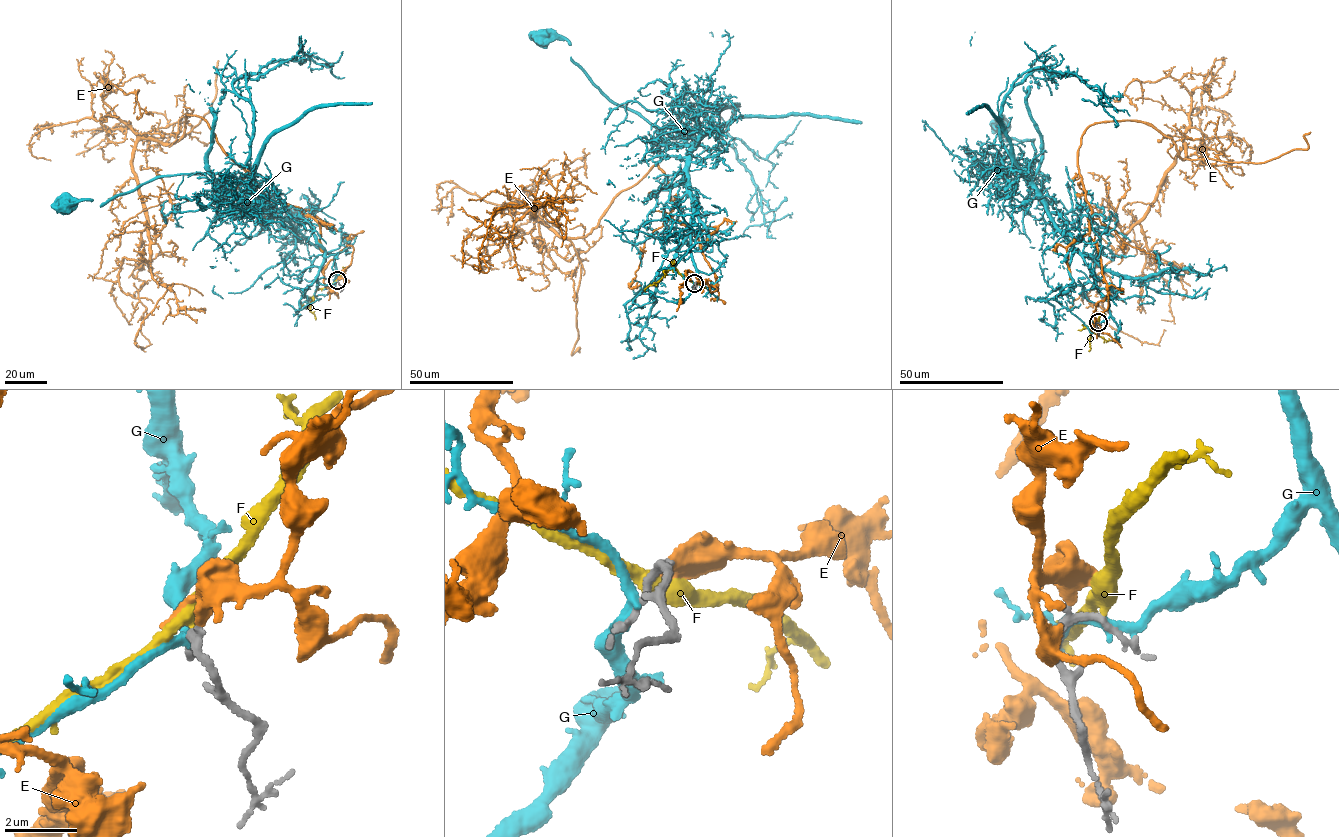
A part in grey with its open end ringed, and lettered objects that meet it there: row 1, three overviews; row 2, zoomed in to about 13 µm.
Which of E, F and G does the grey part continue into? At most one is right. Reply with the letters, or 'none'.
F

